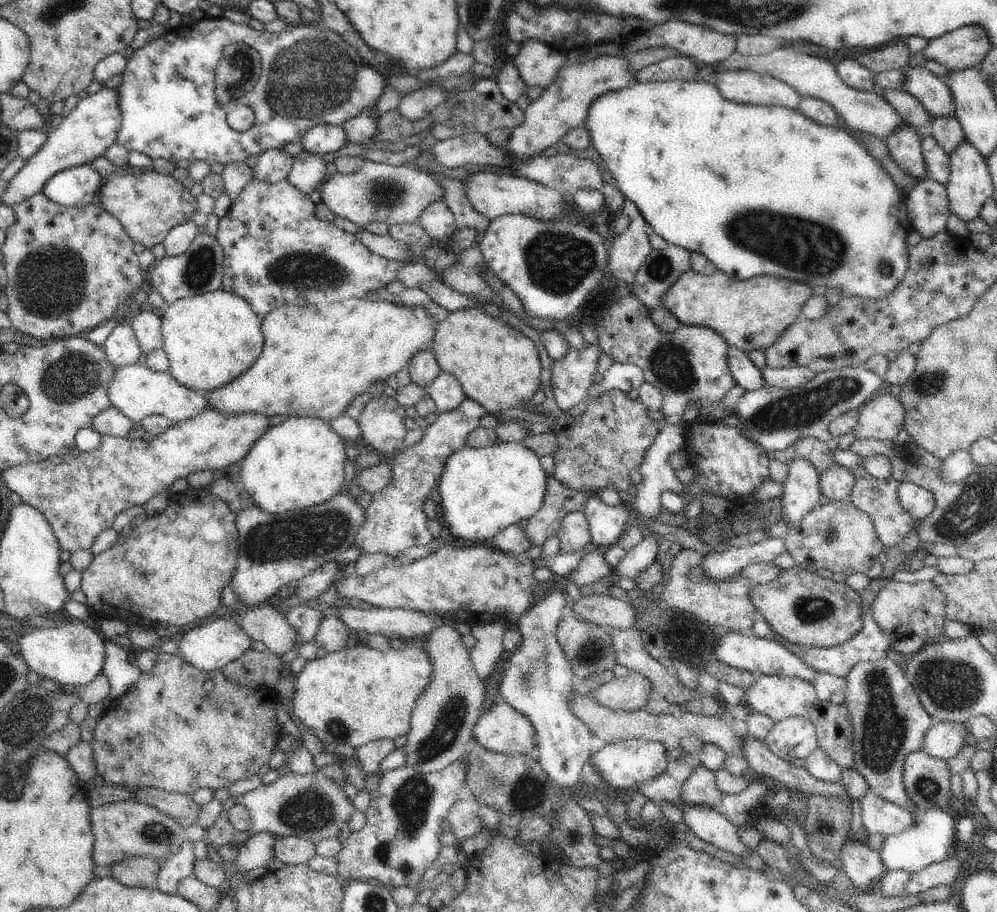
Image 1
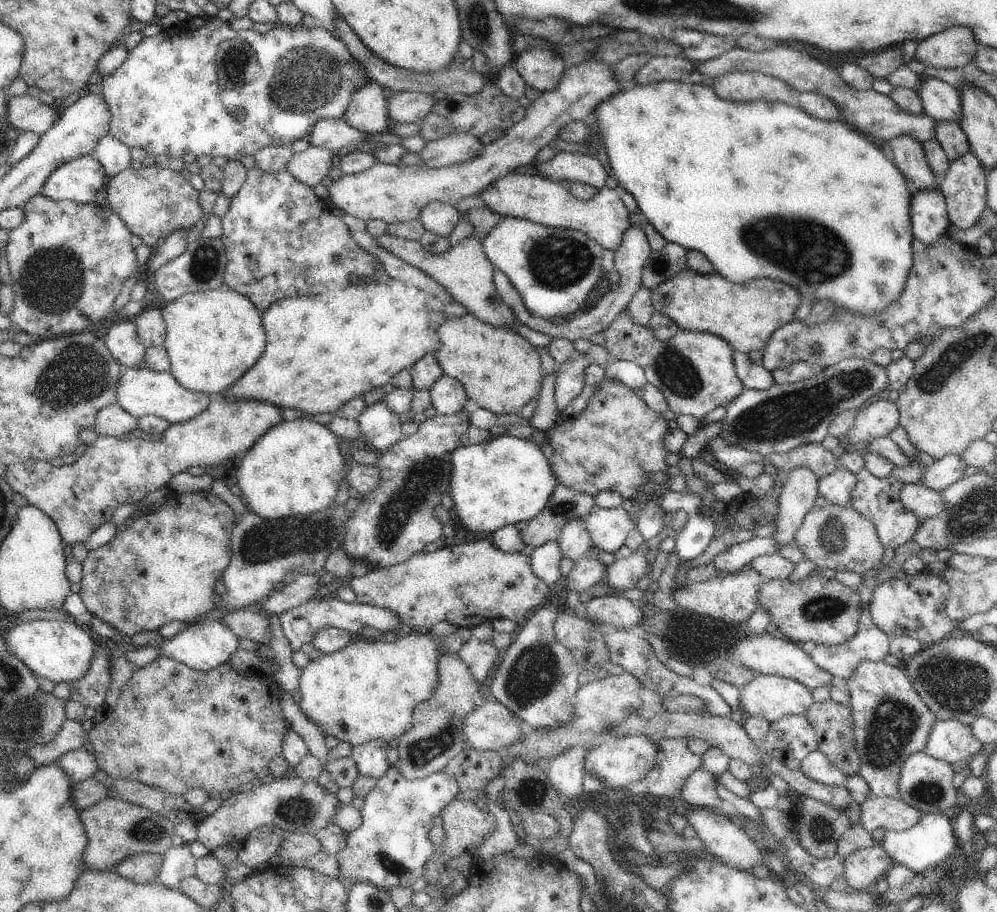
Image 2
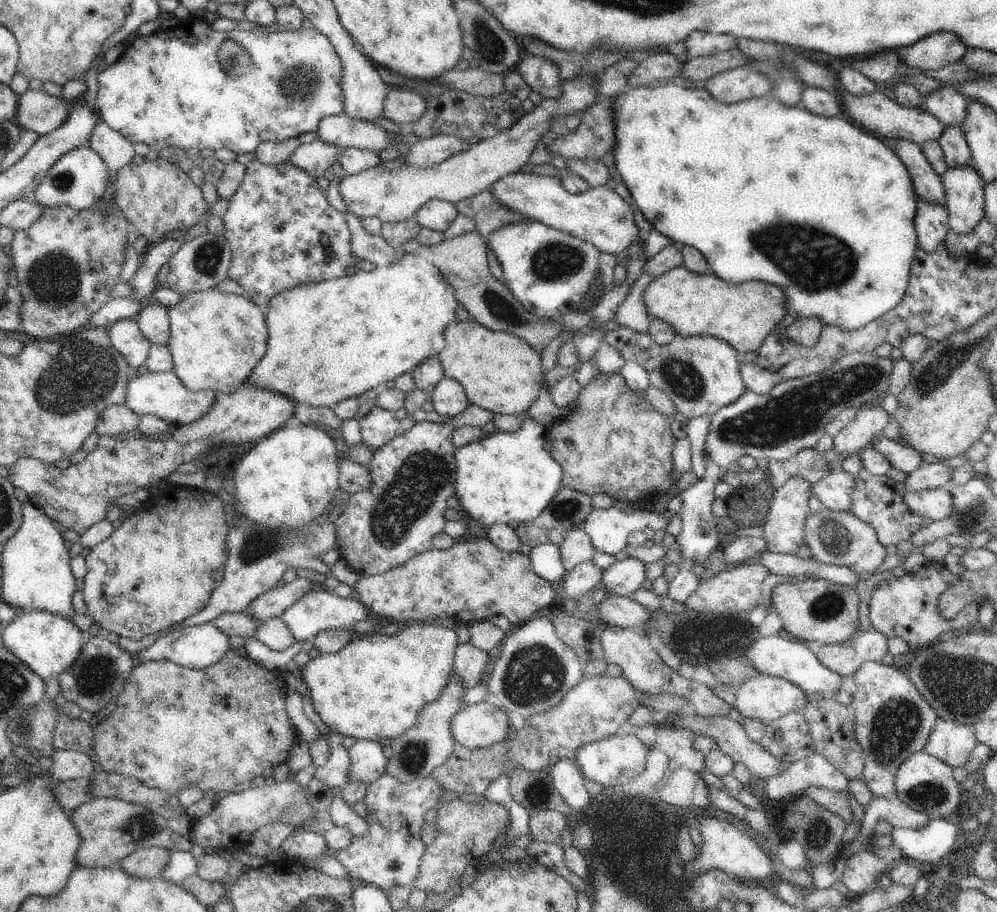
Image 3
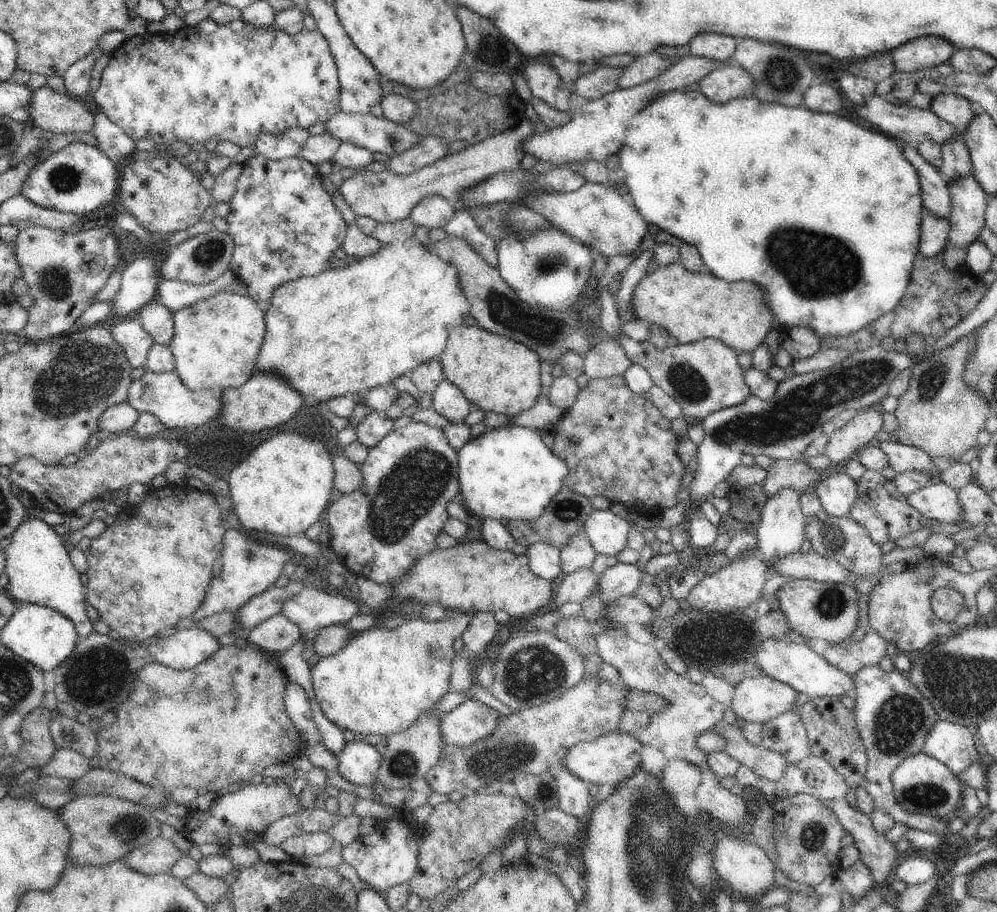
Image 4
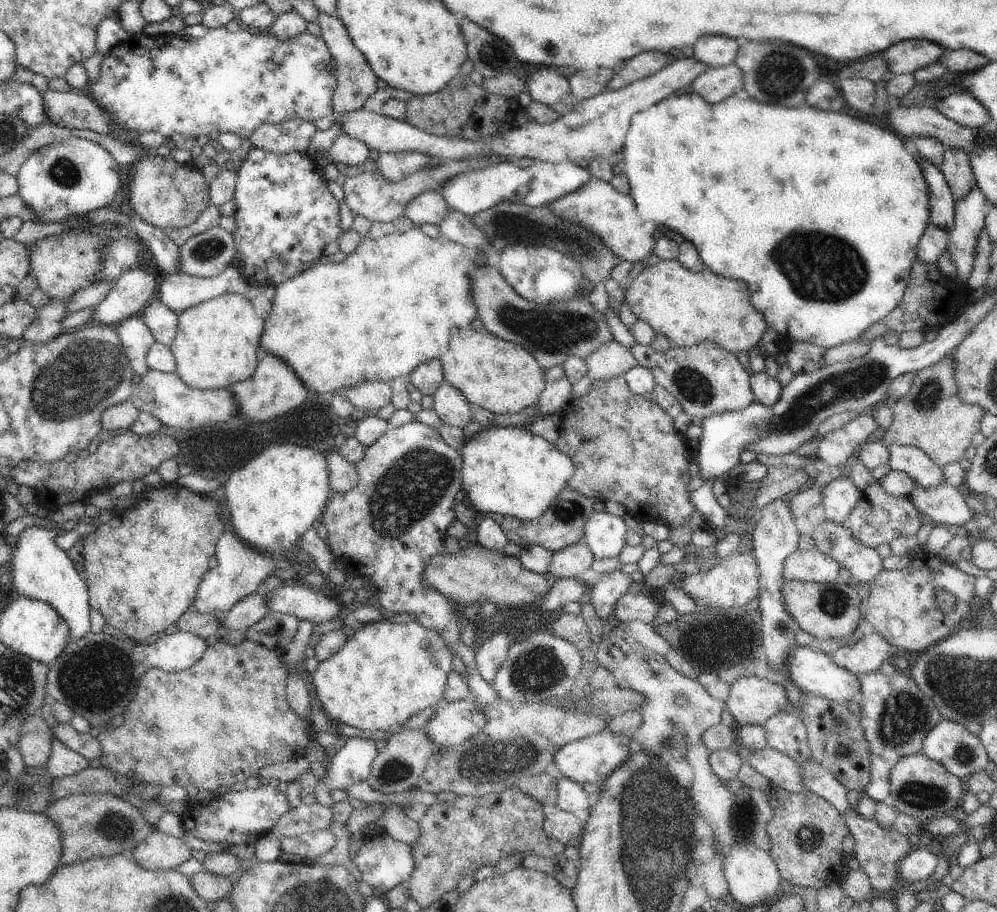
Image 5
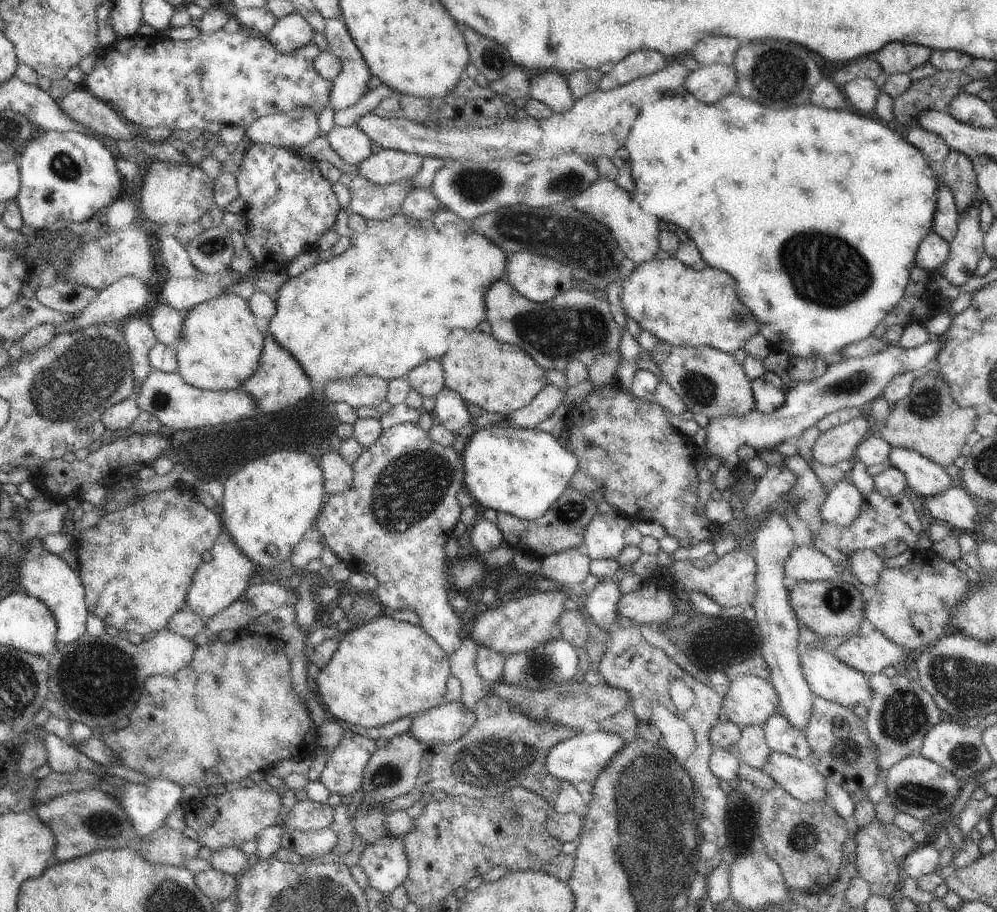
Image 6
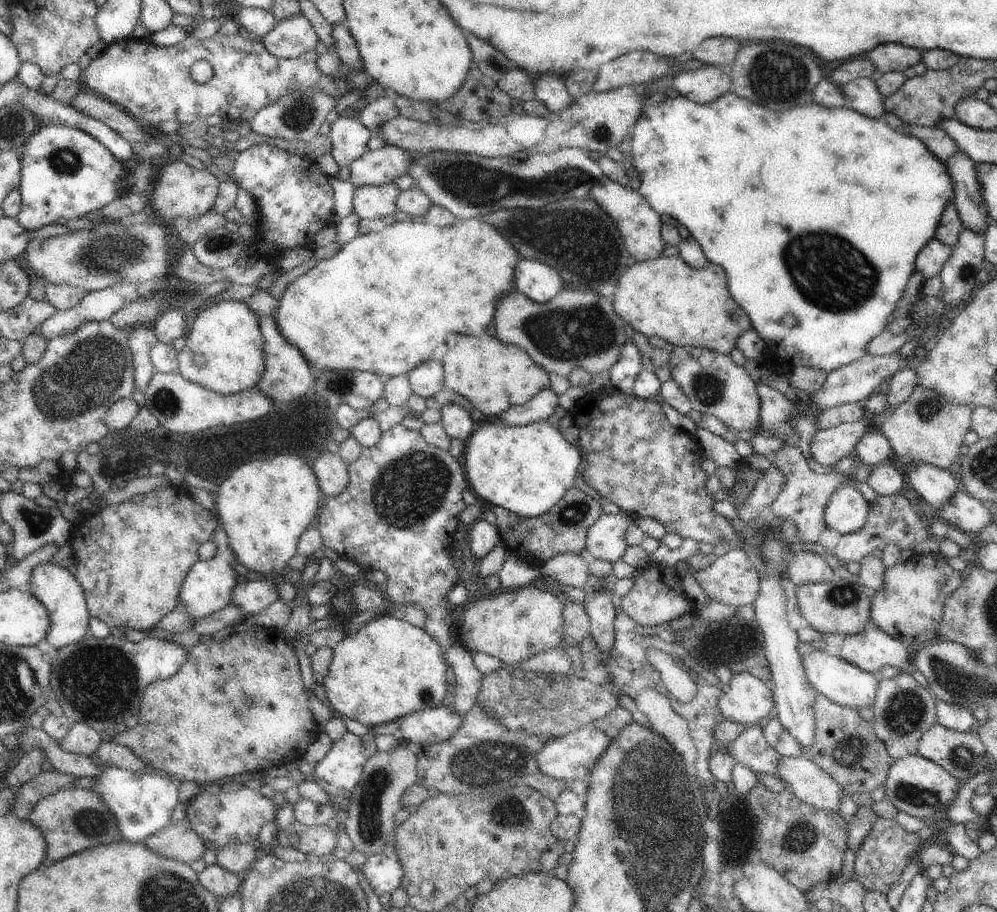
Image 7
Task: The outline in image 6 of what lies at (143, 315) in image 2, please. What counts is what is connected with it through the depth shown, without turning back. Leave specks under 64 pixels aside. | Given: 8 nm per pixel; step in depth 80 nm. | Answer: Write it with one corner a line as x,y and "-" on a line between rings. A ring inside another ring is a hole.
166,303
153,305
150,312
149,325
154,336
165,345
175,346
181,335
184,316
181,311
168,306

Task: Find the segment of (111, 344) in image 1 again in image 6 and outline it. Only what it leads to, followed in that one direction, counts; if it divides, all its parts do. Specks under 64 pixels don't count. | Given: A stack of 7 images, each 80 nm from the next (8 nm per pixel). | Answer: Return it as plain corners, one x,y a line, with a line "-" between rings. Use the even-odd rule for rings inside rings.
139,314
122,323
120,328
129,348
134,376
143,382
152,372
148,353
158,340
154,336
152,327
148,322
141,320

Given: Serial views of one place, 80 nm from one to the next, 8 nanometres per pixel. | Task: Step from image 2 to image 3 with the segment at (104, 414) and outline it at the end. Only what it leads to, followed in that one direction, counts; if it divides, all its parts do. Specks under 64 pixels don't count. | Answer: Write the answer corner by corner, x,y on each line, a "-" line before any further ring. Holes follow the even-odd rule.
126,404
113,405
104,410
96,424
96,434
100,437
128,436
137,433
140,415
126,407

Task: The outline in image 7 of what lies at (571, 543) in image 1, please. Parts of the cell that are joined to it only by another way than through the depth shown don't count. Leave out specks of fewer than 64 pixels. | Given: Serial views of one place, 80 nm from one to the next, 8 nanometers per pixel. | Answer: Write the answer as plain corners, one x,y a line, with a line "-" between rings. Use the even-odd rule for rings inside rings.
564,553
547,560
539,570
546,579
582,589
588,580
589,563
580,554

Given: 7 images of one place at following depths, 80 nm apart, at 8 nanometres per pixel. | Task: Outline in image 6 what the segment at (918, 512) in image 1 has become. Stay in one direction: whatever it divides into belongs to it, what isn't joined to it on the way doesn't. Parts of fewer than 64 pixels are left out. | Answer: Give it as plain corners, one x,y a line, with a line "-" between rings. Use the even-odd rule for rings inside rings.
952,484
947,491
933,497
922,497
922,504
939,523
951,528
974,528
974,516
979,515
980,503
961,485

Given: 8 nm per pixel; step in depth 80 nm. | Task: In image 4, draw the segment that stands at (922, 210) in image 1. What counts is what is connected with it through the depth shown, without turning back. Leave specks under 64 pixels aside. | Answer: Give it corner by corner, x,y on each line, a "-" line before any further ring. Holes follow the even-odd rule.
924,209
921,216
919,251
926,258
940,253
949,242
949,220

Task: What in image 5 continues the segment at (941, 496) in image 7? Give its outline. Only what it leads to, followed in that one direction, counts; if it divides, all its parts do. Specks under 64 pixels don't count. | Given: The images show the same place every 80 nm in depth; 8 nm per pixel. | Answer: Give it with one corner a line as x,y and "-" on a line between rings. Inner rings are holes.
888,443
889,465
893,471
909,474
918,487
935,487
943,482
943,469
914,445

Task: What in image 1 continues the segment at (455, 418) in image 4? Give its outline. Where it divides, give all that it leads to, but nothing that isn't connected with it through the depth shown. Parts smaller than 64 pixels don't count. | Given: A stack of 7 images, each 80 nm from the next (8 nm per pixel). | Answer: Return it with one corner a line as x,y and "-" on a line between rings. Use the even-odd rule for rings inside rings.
441,371
427,389
428,395
438,408
438,413
455,410
467,398
460,382
446,371

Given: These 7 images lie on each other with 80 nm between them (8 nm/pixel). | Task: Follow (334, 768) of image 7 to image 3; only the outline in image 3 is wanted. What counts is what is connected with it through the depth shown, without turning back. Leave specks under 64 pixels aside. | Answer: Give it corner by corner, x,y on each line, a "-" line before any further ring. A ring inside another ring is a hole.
359,739
347,749
349,782
354,780
371,784
386,773
388,759
382,753
382,748
378,741

